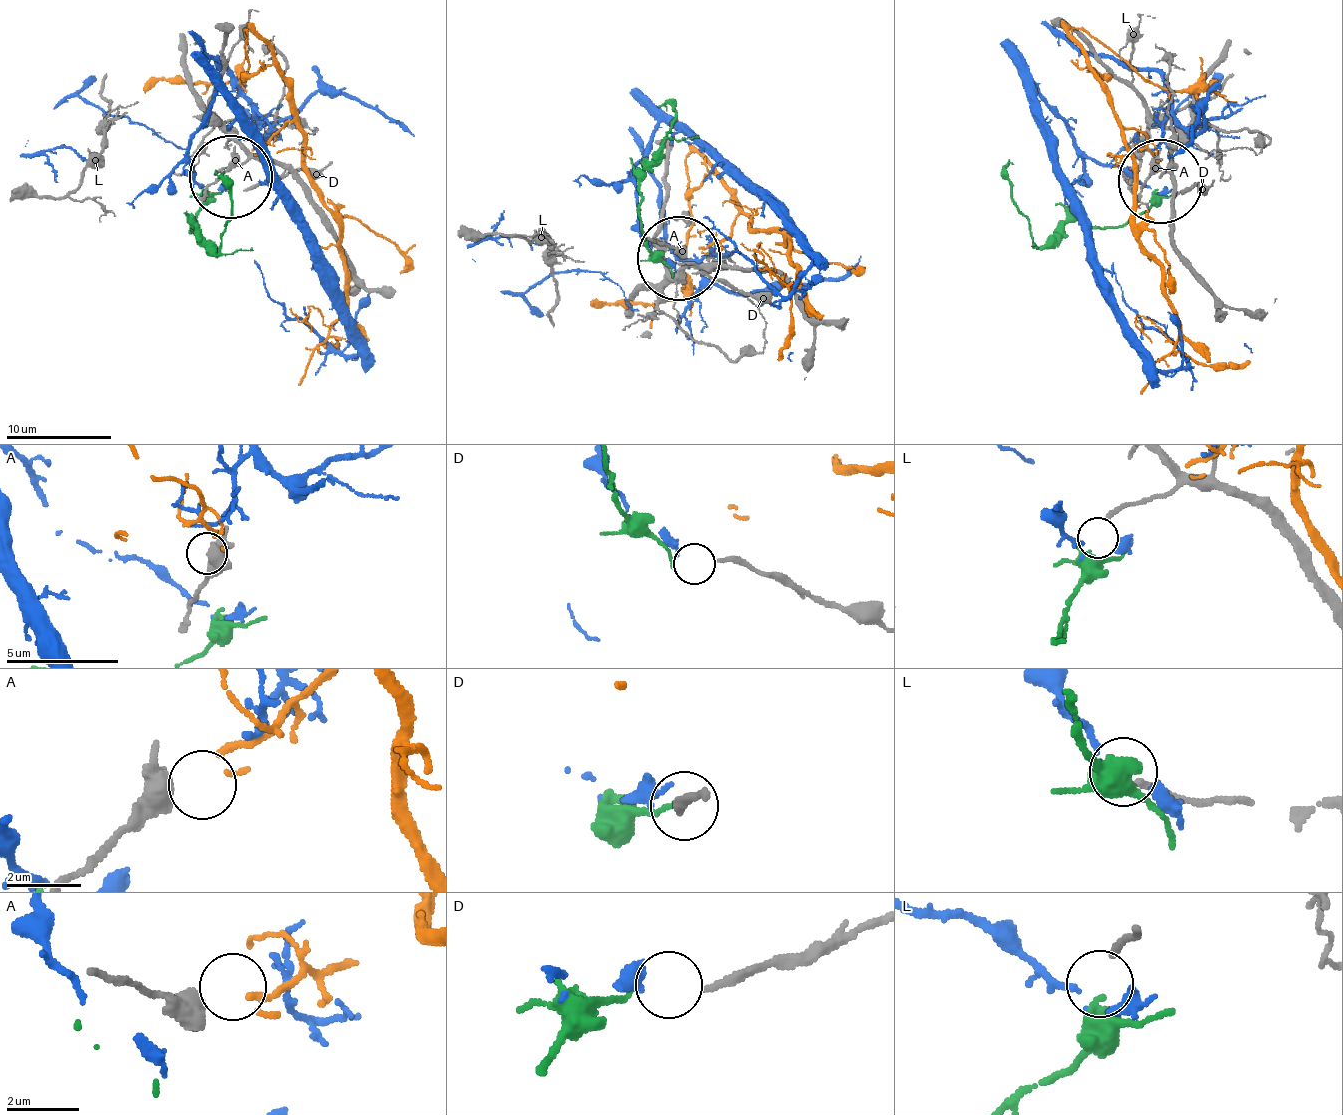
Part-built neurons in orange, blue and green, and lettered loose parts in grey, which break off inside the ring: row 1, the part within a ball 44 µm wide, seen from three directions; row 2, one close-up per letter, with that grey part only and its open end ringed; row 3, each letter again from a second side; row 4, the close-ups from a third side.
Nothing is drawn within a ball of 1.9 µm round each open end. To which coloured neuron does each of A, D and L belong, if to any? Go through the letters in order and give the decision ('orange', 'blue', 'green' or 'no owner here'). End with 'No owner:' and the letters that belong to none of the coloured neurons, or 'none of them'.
A: orange
D: no owner here
L: green
No owner: D

